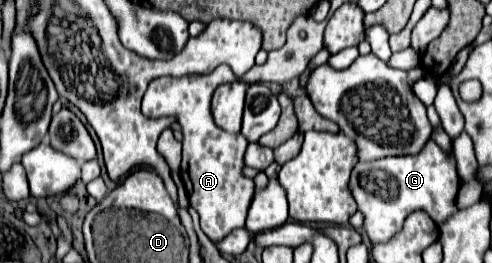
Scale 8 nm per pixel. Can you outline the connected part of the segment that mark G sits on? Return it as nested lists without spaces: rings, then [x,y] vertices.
[[[434,140],[414,156],[390,156],[376,162],[358,162],[350,176],[350,192],[364,216],[364,232],[372,244],[390,240],[414,210],[424,210],[436,224],[442,224],[456,212],[454,200],[458,188],[460,178],[456,174],[454,155],[452,152],[444,154]]]

